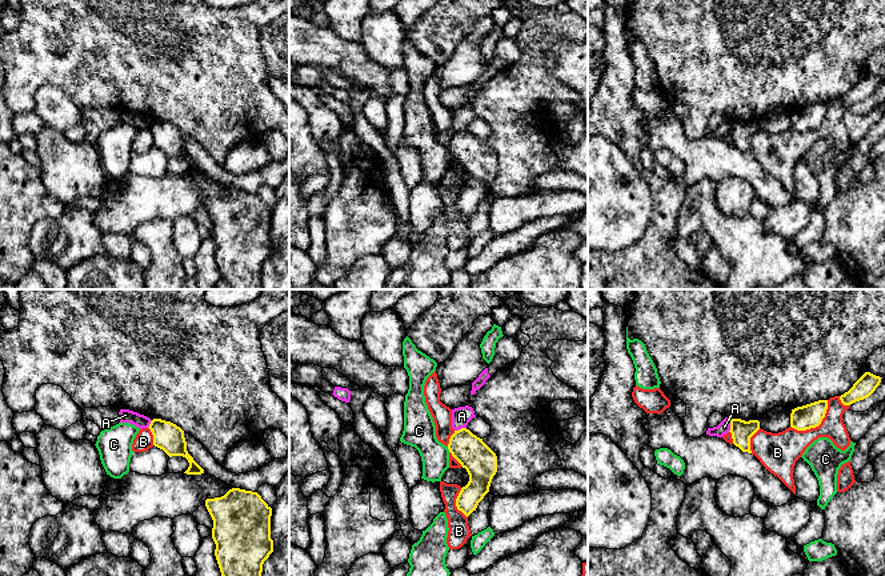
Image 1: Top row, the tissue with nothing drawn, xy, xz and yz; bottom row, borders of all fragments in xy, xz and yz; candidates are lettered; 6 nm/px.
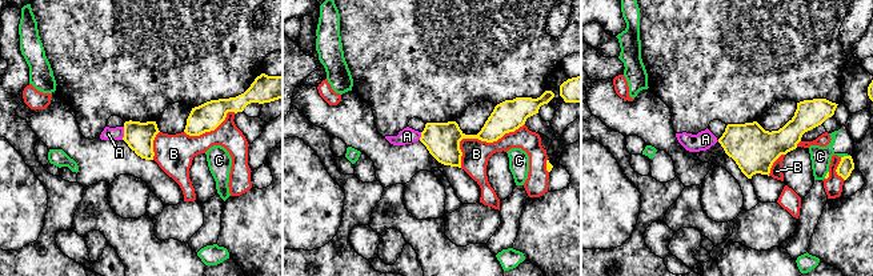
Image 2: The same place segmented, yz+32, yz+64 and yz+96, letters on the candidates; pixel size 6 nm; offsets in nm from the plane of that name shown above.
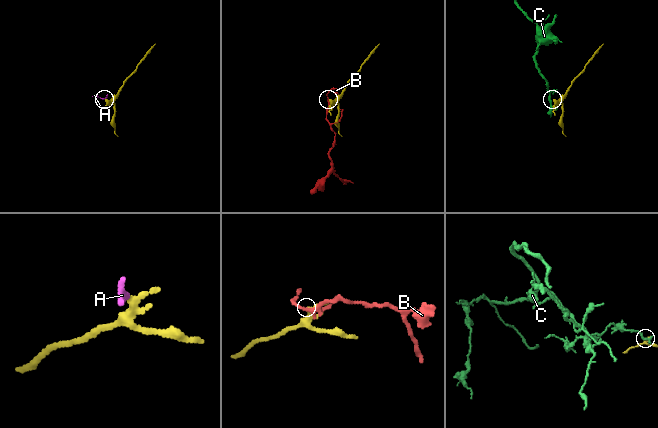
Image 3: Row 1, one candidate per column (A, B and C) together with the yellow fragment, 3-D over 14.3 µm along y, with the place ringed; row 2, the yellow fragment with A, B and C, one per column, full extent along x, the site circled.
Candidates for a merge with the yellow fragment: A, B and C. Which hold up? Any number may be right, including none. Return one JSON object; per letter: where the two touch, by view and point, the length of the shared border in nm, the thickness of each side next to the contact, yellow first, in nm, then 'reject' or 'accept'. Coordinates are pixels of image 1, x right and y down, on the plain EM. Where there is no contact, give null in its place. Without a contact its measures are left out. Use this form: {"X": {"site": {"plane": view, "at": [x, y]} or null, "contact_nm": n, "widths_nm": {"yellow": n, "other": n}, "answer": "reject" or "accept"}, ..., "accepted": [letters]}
{"A": {"site": {"plane": "yz", "at": [731, 127]}, "contact_nm": 80, "widths_nm": {"yellow": 130, "other": 80}, "answer": "reject"}, "B": {"site": {"plane": "yz", "at": [816, 127]}, "contact_nm": 280, "widths_nm": {"yellow": 150, "other": 220}, "answer": "reject"}, "C": {"site": {"plane": "xz", "at": [448, 150]}, "contact_nm": 40, "widths_nm": {"yellow": 200, "other": 190}, "answer": "reject"}, "accepted": []}

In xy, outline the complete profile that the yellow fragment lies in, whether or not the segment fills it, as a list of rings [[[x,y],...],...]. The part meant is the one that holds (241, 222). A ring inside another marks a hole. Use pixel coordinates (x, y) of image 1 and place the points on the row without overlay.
[[[240,189],[207,200],[221,279],[233,289],[260,289],[263,265],[273,253],[272,209],[257,193]]]

